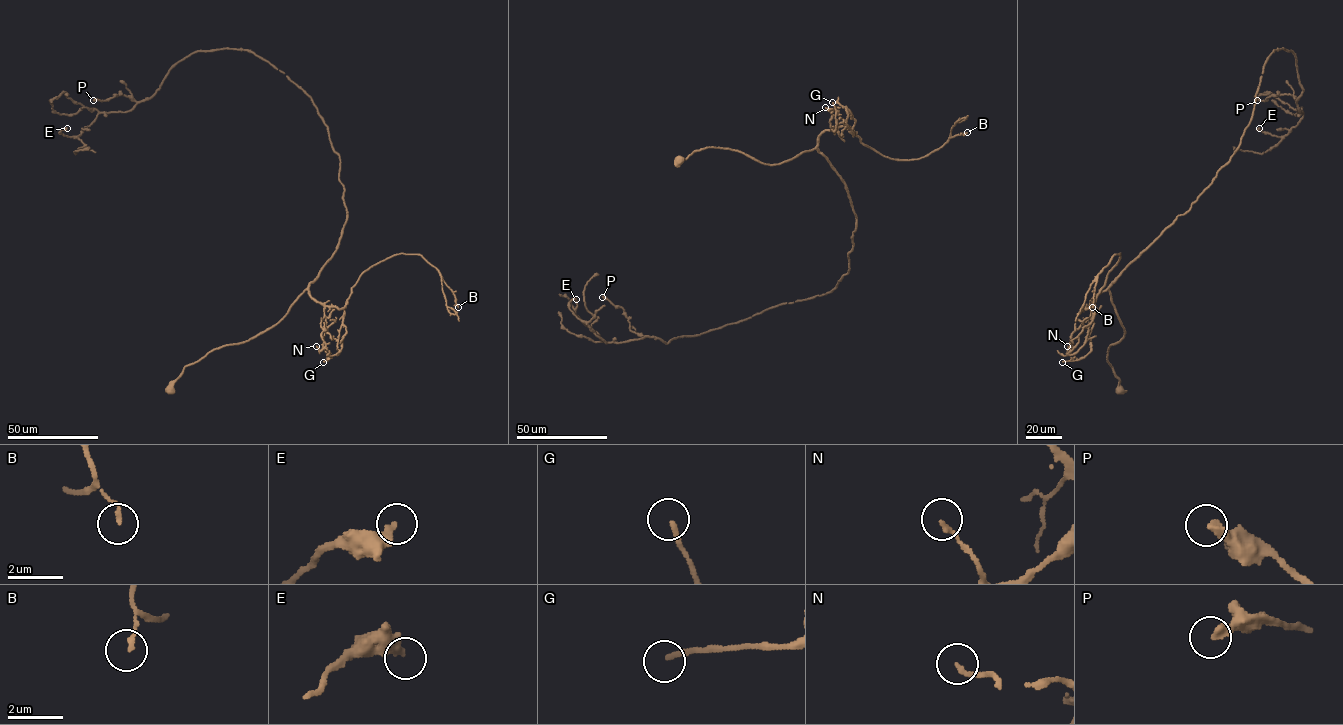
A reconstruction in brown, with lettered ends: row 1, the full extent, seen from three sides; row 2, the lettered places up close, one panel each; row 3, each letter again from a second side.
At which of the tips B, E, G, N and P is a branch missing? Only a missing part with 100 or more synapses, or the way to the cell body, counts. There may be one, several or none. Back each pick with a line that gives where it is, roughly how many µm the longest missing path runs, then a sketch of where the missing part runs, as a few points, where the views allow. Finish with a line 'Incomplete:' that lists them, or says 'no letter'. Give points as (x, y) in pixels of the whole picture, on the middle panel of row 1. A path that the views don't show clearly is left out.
Incomplete: no letter

